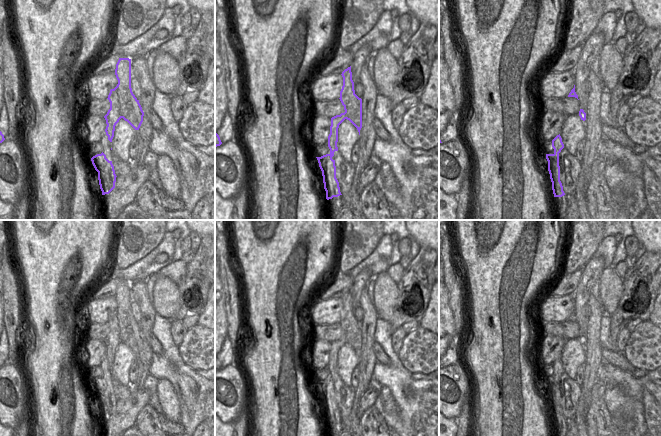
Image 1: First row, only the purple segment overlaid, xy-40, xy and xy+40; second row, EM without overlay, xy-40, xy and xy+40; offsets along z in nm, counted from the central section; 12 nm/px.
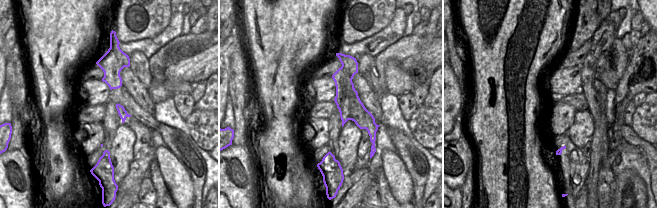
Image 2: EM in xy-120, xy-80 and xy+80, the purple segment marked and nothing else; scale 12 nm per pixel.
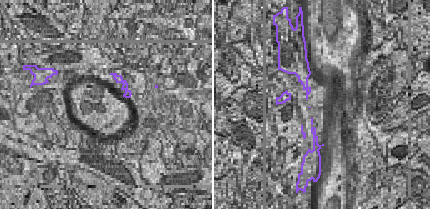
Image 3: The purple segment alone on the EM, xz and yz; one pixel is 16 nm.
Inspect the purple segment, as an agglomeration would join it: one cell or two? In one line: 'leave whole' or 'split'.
split

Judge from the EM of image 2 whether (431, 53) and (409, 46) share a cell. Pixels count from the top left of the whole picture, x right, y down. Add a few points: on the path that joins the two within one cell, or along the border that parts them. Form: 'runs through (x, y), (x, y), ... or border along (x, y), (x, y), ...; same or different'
runs through (426, 53), (416, 53), (414, 51); same

